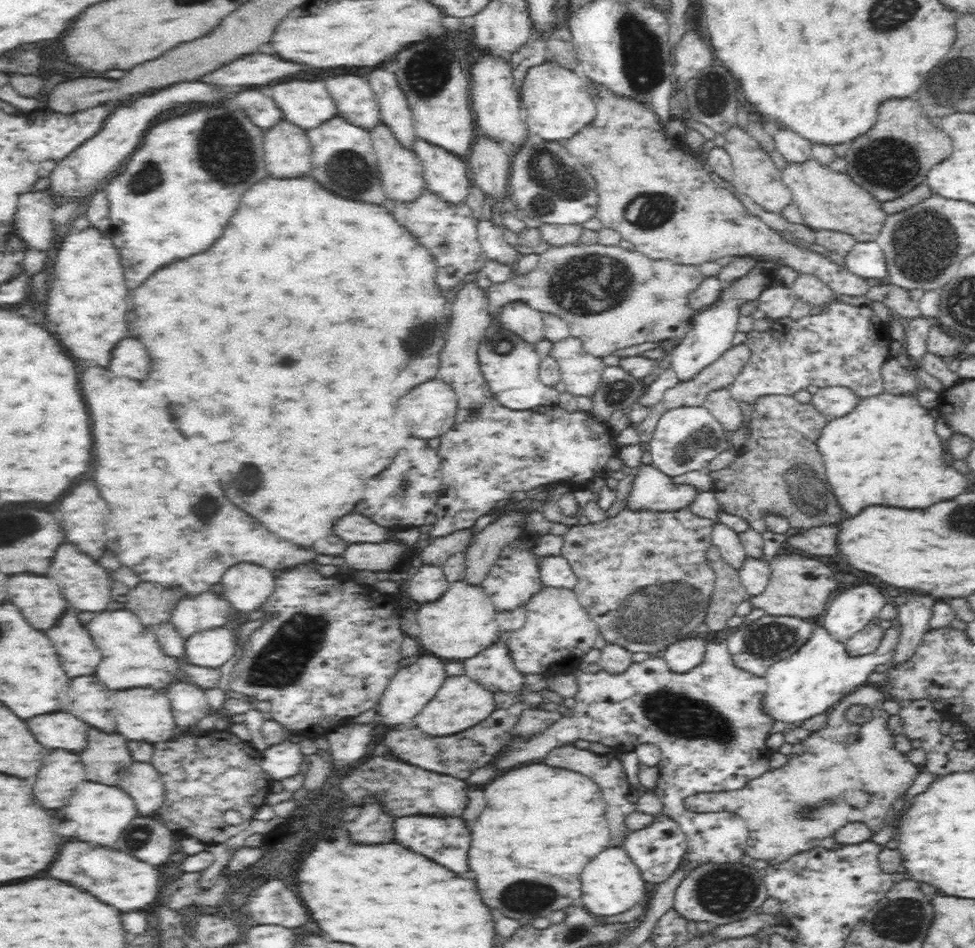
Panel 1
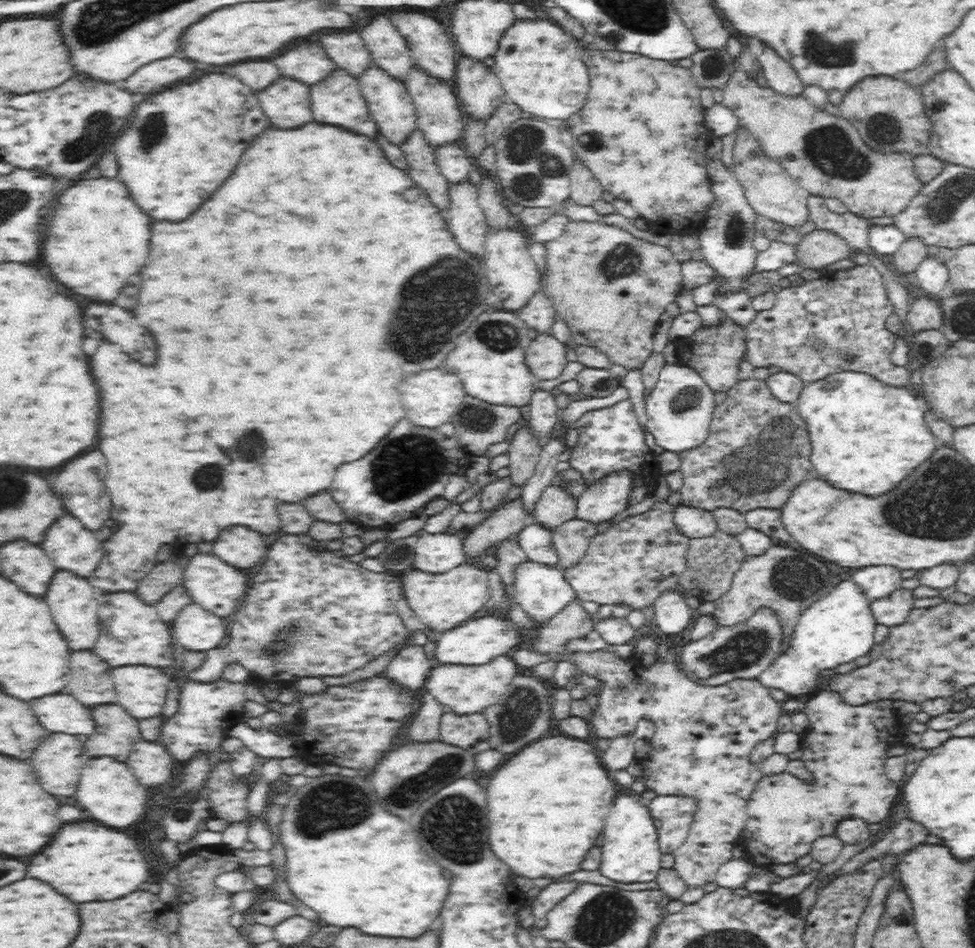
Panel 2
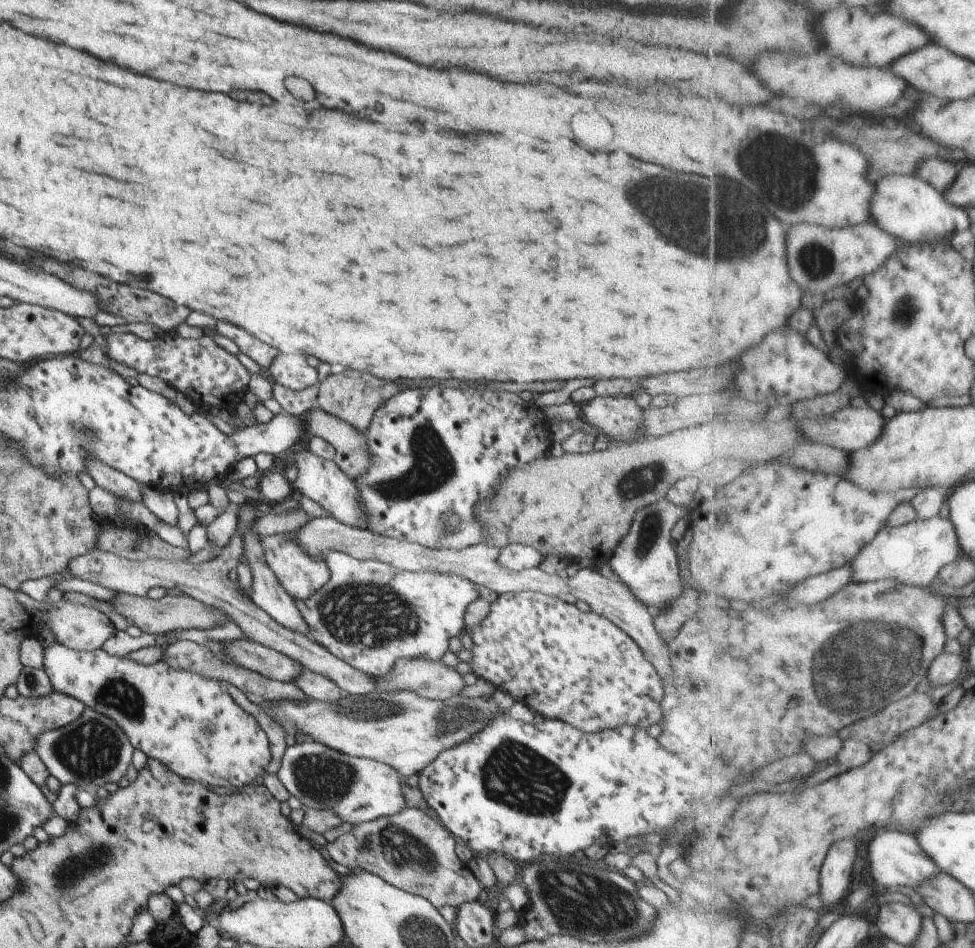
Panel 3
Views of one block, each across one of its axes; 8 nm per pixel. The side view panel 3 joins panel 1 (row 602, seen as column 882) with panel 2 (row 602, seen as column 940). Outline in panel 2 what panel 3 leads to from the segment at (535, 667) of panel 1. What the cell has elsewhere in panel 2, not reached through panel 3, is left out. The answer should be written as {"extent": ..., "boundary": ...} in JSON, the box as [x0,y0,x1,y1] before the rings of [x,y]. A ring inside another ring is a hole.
{"extent":[514,560,578,626],"boundary":[[[529,560],[518,566],[517,572],[514,575],[516,575],[514,588],[516,602],[518,602],[518,606],[529,616],[531,622],[537,626],[548,622],[558,612],[578,599],[577,593],[565,580],[563,571],[558,566],[546,566],[545,564]]]}

